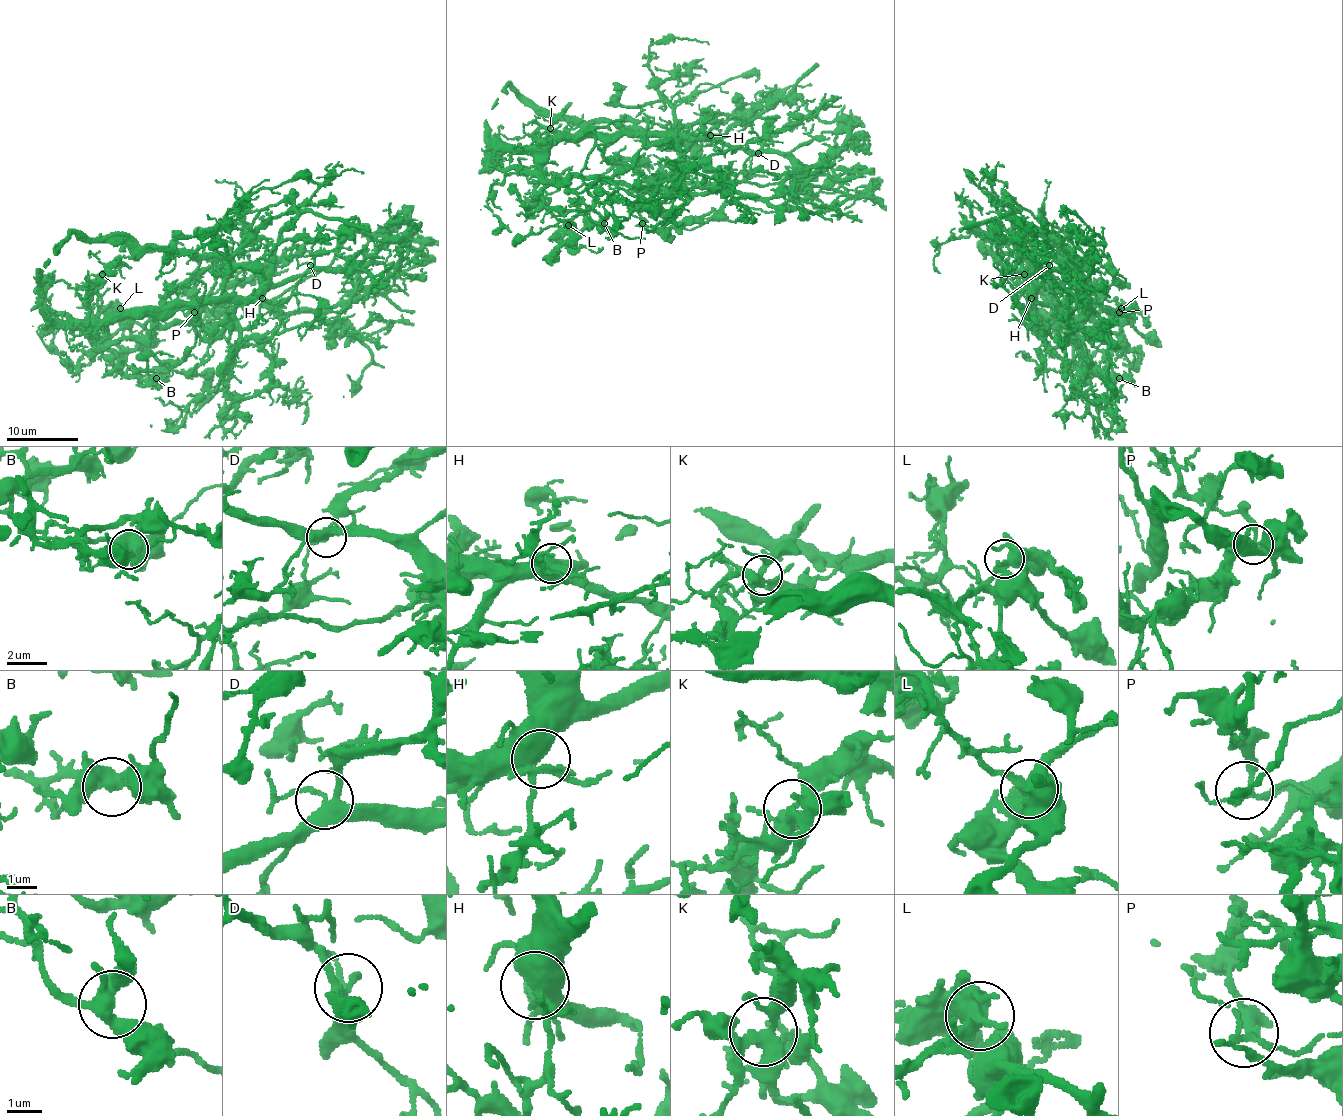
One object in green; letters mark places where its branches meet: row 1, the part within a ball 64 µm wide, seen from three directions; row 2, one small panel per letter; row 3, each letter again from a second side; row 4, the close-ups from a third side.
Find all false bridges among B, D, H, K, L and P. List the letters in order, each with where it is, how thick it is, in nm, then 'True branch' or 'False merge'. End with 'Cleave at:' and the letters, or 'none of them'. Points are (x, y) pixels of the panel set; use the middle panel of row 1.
B: Place: (604, 223). Thickness 400 nm. True branch
D: Place: (758, 153). Thickness 360 nm. True branch
H: Place: (710, 135). Thickness 500 nm. True branch
K: Place: (550, 128). Thickness 320 nm. True branch
L: Place: (568, 225). Thickness 380 nm. True branch
P: Place: (642, 223). Thickness 170 nm. True branch
Cleave at: none of them

